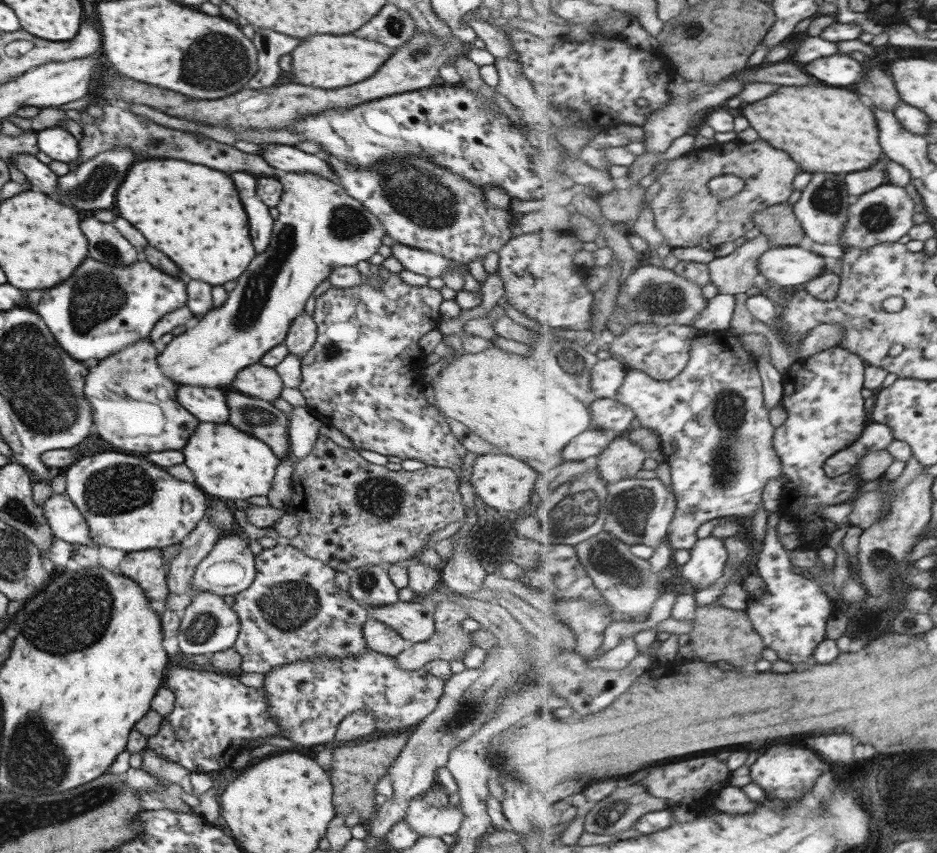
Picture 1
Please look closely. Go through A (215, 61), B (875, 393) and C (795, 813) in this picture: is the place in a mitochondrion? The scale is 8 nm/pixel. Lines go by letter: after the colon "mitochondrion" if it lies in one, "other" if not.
A: mitochondrion
B: other
C: other

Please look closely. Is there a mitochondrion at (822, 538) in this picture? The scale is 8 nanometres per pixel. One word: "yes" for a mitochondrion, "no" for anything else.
no

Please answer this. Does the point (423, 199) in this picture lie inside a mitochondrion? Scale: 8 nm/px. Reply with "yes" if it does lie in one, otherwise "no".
yes

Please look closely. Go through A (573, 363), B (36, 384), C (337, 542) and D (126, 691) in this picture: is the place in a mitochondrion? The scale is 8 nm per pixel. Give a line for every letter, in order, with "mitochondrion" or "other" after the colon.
A: mitochondrion
B: mitochondrion
C: other
D: other

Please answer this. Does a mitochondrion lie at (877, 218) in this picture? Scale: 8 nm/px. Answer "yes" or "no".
yes

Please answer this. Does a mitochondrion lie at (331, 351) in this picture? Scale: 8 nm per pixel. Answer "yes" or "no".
yes

